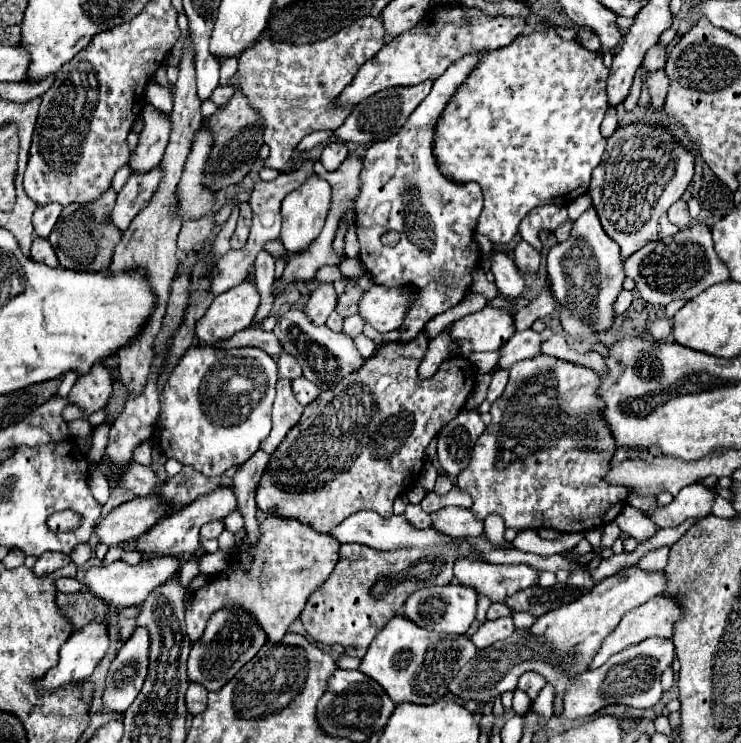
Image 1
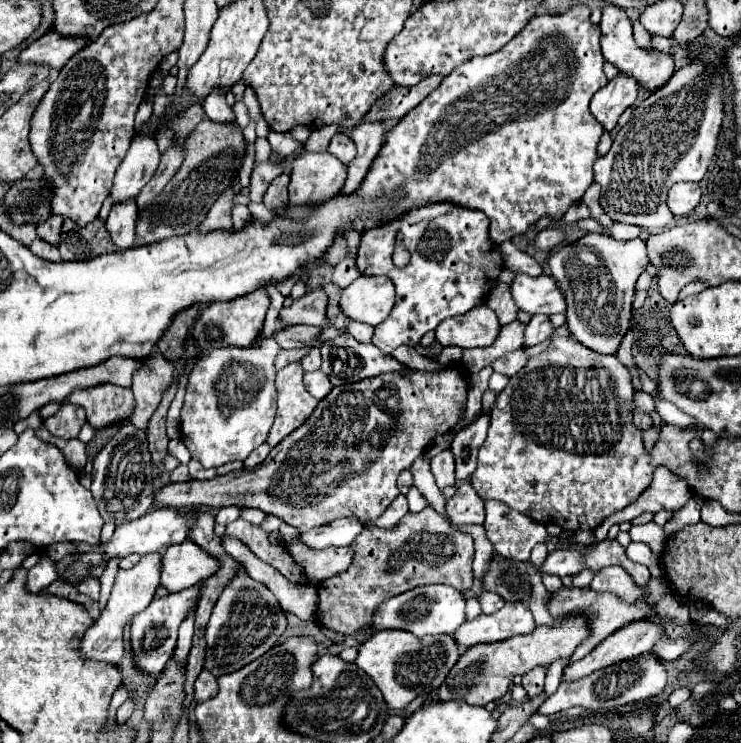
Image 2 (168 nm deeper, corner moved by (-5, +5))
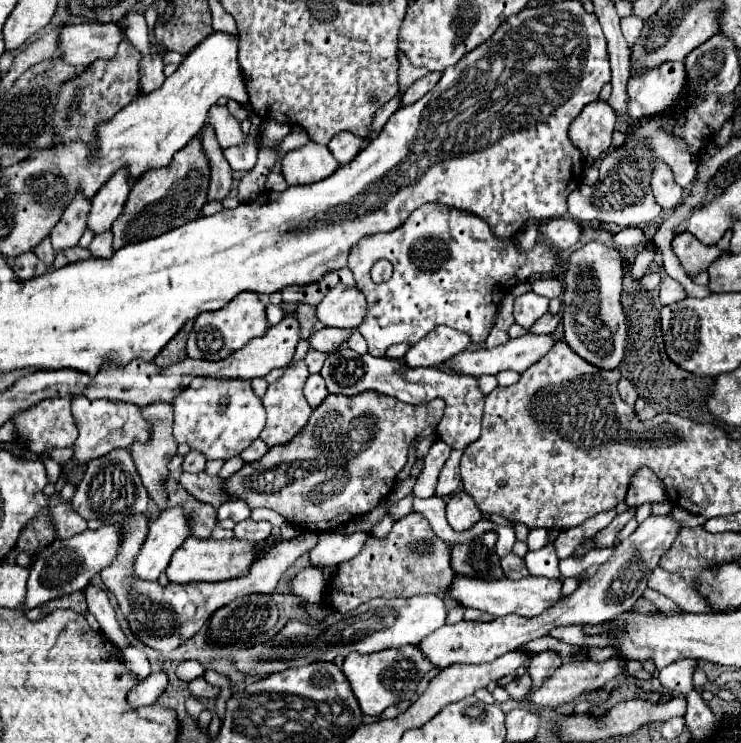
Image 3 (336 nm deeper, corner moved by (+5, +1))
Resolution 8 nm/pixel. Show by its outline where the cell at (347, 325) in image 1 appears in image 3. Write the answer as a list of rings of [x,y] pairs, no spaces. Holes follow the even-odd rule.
[[[354,331],[354,335],[352,335],[346,343],[348,343],[348,347],[350,347],[352,351],[356,351],[358,355],[366,355],[366,353],[368,353],[368,345],[364,343],[364,337],[360,335],[360,331]]]

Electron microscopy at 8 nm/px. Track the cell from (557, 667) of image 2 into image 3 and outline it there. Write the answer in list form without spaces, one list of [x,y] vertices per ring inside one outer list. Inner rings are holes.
[[[500,525],[496,527],[496,533],[498,535],[496,542],[496,554],[499,557],[504,557],[511,550],[516,541],[516,536],[513,526]]]

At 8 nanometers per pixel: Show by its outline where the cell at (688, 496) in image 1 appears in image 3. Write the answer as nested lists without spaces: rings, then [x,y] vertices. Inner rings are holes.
[[[640,467],[640,471],[632,475],[632,483],[628,485],[626,505],[638,507],[642,503],[662,503],[662,501],[666,501],[664,483],[660,483],[654,471],[648,471],[648,467]]]

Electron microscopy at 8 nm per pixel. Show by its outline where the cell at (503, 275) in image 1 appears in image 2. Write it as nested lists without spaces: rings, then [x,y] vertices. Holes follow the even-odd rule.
[[[516,273],[514,281],[510,285],[512,297],[516,301],[516,307],[522,311],[528,311],[532,315],[544,313],[564,313],[566,303],[562,297],[562,291],[558,289],[556,281],[548,275],[530,277],[526,273]]]

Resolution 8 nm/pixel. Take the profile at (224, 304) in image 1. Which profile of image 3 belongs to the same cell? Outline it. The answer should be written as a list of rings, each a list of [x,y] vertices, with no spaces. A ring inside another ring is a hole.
[[[240,293],[226,307],[218,311],[200,313],[196,317],[194,329],[188,337],[188,357],[208,359],[208,361],[226,359],[234,351],[242,349],[250,339],[264,335],[268,327],[270,325],[266,321],[266,305],[260,301],[260,297],[256,293]]]

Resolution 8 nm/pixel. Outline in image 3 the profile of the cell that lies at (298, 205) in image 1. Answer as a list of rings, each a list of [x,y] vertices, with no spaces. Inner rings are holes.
[[[308,141],[306,145],[292,149],[282,159],[282,173],[288,185],[308,185],[322,181],[338,169],[338,161],[326,145]]]

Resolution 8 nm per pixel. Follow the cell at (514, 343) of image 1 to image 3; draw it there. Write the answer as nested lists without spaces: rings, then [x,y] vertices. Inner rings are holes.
[[[546,313],[544,317],[540,317],[540,319],[534,323],[534,327],[530,329],[530,333],[538,333],[538,335],[540,335],[540,333],[554,333],[554,331],[558,329],[560,321],[562,321],[560,315]]]

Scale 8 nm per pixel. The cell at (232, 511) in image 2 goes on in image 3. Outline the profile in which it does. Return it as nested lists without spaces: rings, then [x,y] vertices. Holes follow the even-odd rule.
[[[230,499],[218,507],[218,519],[234,519],[236,523],[250,517],[250,507],[244,499]]]

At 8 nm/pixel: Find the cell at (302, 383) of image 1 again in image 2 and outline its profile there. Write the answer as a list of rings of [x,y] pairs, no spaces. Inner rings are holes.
[[[322,371],[306,373],[304,375],[304,385],[306,385],[308,393],[314,395],[316,399],[324,399],[330,393],[330,389],[332,389],[332,383],[328,381],[328,377]]]

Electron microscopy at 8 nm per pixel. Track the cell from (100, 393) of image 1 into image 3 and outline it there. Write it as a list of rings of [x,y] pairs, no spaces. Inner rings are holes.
[[[76,395],[72,399],[72,415],[78,427],[78,439],[74,443],[74,455],[72,459],[80,465],[86,465],[92,459],[104,457],[114,449],[130,449],[132,443],[148,441],[148,423],[144,421],[140,407],[132,403],[120,403],[120,401],[108,401],[108,399],[88,399],[84,395]]]

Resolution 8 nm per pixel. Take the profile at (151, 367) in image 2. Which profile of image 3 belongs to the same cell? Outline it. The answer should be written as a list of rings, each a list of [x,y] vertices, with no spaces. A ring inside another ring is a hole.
[[[154,403],[154,405],[142,407],[142,415],[150,423],[150,439],[148,439],[148,443],[134,443],[134,447],[130,449],[130,455],[134,459],[136,471],[140,473],[140,479],[144,483],[150,499],[154,501],[158,511],[162,513],[168,507],[166,505],[168,493],[166,493],[166,487],[164,487],[166,481],[168,481],[168,463],[178,451],[178,443],[172,435],[172,405],[168,407],[168,403]]]

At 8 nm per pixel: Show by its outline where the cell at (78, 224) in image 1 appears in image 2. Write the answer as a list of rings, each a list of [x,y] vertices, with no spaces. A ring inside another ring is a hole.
[[[96,217],[86,227],[78,227],[72,219],[64,219],[60,237],[62,241],[58,243],[58,249],[64,261],[86,261],[118,251],[100,217]]]

